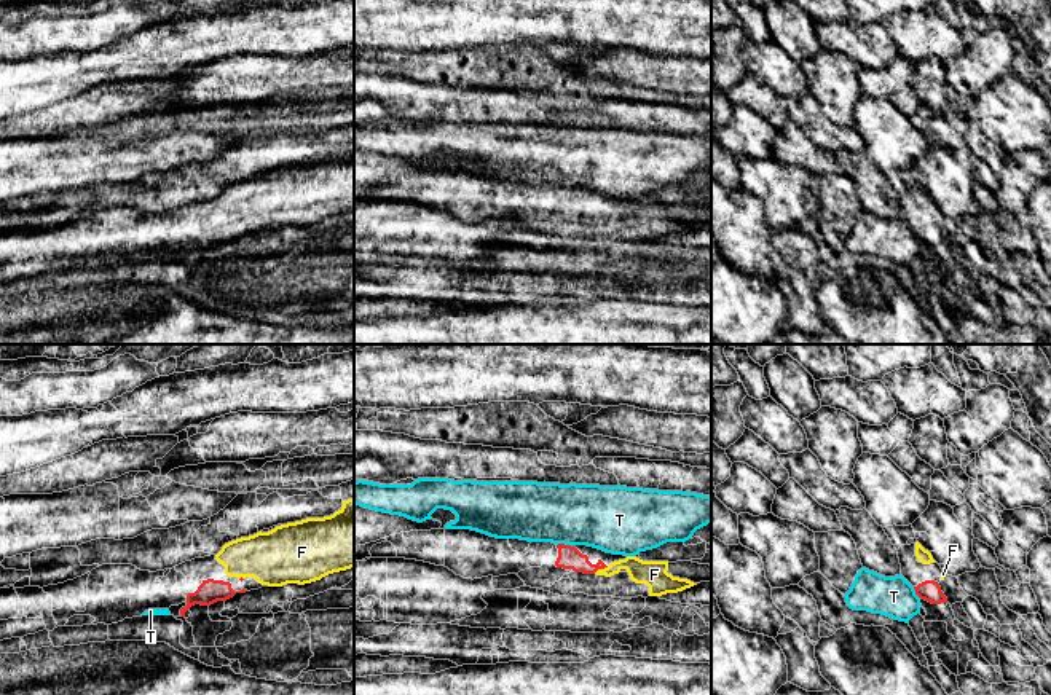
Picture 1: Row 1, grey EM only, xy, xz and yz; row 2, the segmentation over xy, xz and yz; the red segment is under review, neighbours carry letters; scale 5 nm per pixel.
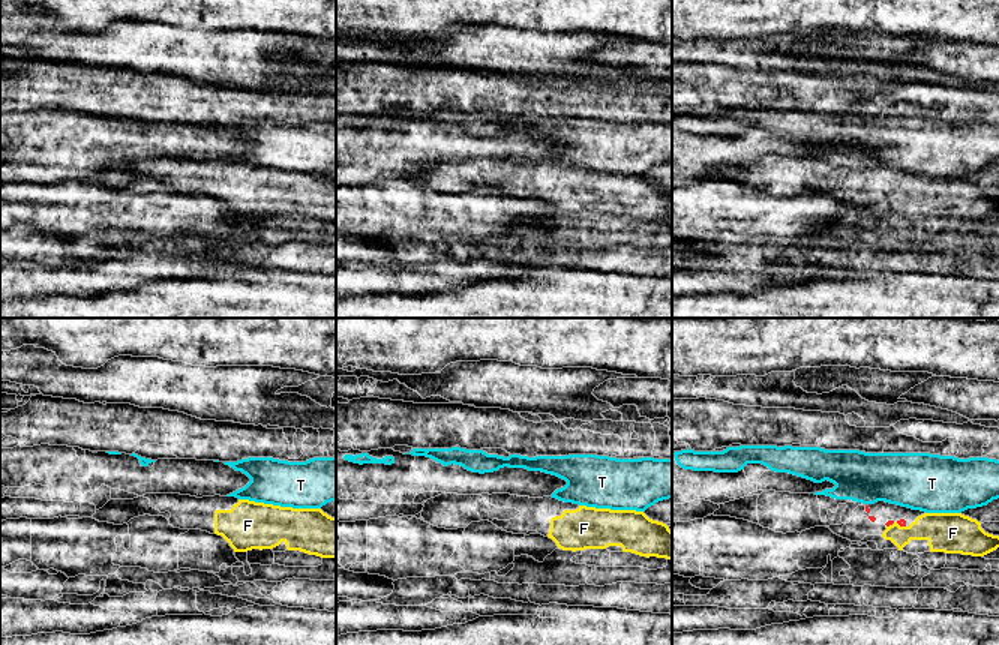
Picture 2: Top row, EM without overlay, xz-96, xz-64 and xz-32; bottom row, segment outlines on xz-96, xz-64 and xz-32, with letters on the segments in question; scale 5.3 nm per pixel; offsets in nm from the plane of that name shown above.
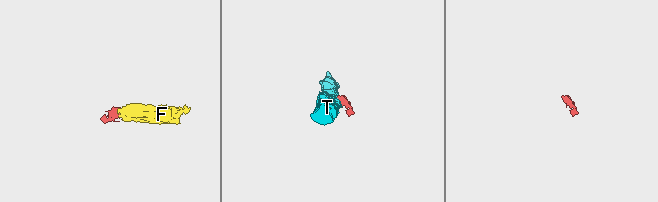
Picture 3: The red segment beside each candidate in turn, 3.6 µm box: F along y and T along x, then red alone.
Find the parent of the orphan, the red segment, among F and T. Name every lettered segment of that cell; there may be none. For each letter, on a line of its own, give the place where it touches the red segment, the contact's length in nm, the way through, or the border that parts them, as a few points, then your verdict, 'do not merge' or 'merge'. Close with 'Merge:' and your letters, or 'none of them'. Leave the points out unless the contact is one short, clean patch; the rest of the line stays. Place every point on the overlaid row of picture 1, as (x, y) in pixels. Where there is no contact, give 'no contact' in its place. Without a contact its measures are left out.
F: contact xz (600, 568); length 90 nm; merge
T: contact xz (563, 544); length 70 nm; border xz (570, 544), (557, 545); do not merge
Merge: F

